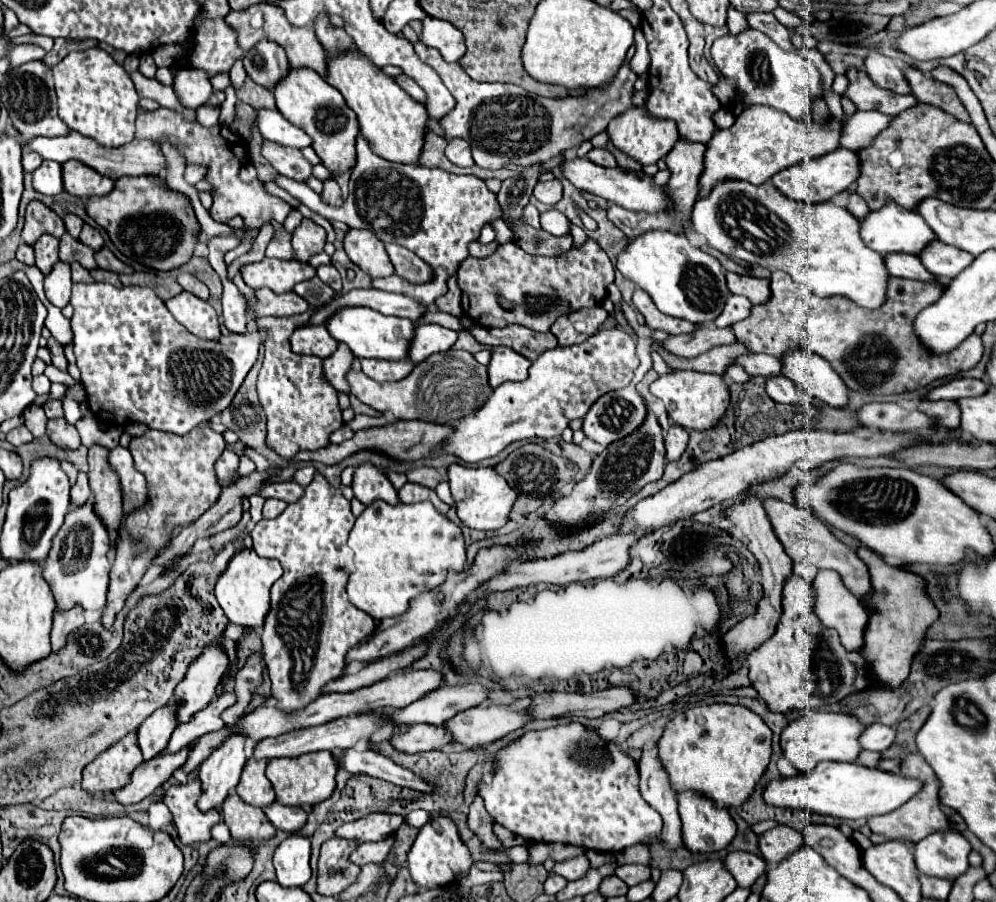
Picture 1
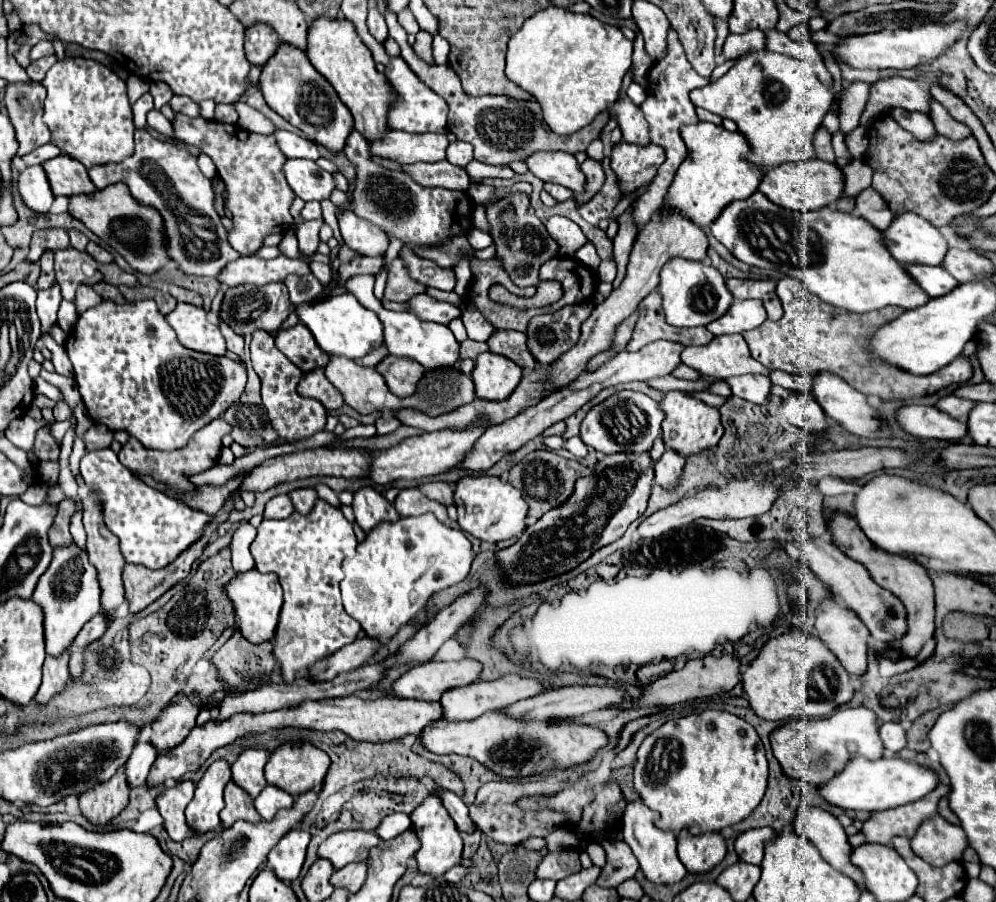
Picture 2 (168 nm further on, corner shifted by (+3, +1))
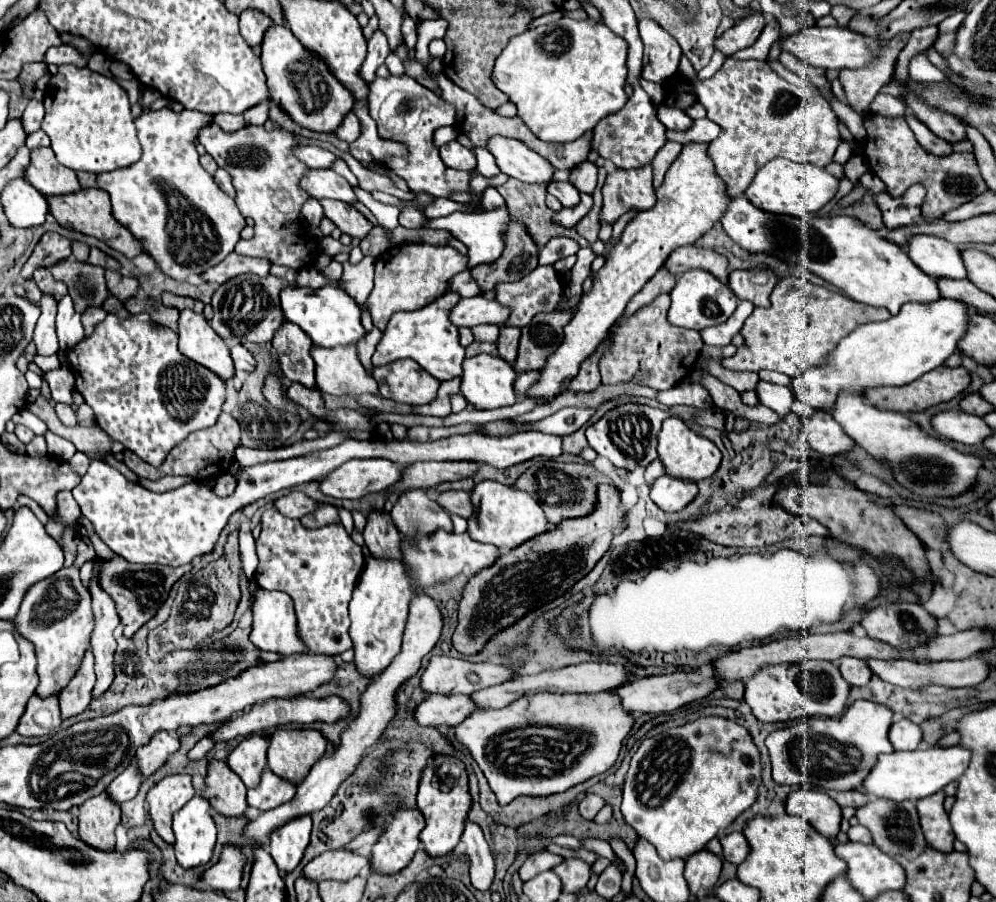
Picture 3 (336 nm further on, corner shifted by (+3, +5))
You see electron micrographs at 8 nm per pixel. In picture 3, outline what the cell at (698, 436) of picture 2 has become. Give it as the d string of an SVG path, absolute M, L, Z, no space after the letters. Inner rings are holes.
M667 418L663 422L663 428L659 432L657 452L659 452L659 460L665 466L665 474L671 478L677 478L677 480L687 480L687 482L699 482L699 480L709 478L711 474L717 472L717 468L721 464L719 448L711 440L689 430L687 424L679 418Z

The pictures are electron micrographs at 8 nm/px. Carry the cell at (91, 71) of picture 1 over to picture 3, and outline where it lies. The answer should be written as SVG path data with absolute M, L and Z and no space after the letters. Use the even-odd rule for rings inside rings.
M59 66L59 72L51 76L43 102L45 102L45 118L41 122L41 130L51 138L51 148L59 164L75 172L83 170L91 174L103 174L117 168L127 168L141 158L141 144L135 134L127 92L113 78L101 76L89 68Z

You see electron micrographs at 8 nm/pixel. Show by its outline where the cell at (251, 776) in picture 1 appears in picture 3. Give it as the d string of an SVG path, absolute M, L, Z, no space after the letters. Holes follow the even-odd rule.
M251 734L239 742L239 746L227 756L227 766L243 780L247 788L259 782L259 776L267 764L267 740L259 734Z

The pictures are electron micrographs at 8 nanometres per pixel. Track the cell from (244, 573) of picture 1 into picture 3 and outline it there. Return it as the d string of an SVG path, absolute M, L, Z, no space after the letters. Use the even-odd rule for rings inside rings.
M257 588L255 604L253 604L253 632L251 642L267 652L277 652L281 656L293 656L293 654L305 654L307 646L303 644L299 630L297 630L297 618L293 610L293 602L283 592L267 592L263 588Z

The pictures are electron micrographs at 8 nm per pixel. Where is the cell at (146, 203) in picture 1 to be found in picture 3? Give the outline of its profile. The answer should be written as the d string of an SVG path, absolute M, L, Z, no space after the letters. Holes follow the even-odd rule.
M81 188L81 190L71 192L71 194L49 196L47 204L49 204L49 212L55 216L55 220L63 228L77 230L77 232L87 234L87 236L95 236L97 240L105 242L109 248L125 254L127 258L133 258L133 256L143 252L143 250L139 250L139 242L135 242L135 238L131 238L131 232L123 230L123 226L119 226L119 222L115 222L115 218L111 218L111 202L109 202L109 194L105 190Z

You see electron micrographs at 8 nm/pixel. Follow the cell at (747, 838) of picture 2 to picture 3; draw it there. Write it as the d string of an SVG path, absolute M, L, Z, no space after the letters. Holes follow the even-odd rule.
M741 832L721 836L719 842L723 846L723 858L731 864L741 864L743 858L749 854L749 844L747 844L747 840L743 838Z

